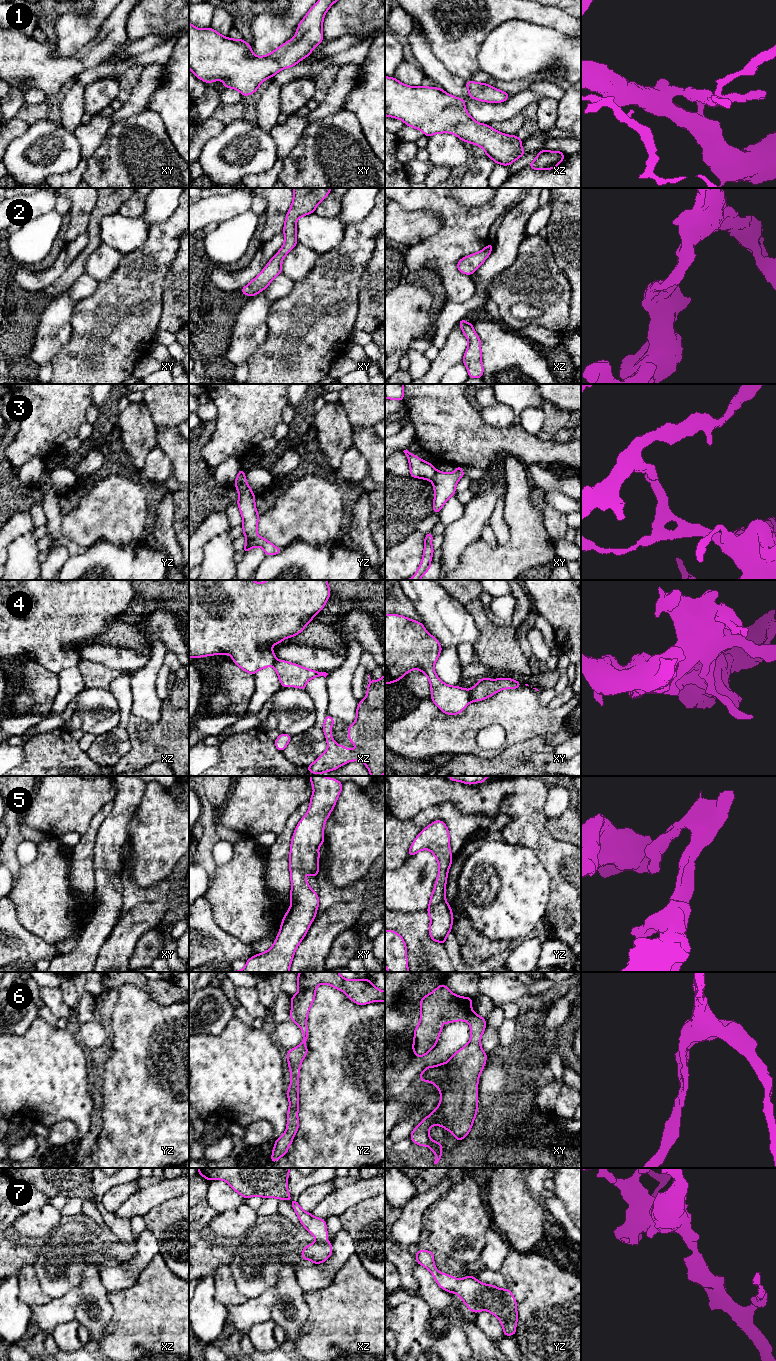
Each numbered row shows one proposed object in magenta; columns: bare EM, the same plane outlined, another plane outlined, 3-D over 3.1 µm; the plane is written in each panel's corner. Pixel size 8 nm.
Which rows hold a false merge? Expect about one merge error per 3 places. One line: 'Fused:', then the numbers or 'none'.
Fused: 3, 4

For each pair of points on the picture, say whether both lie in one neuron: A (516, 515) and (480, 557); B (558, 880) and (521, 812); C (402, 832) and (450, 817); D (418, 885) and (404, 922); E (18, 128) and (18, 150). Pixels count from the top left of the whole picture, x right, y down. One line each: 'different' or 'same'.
A: same
B: same
C: same
D: different
E: different

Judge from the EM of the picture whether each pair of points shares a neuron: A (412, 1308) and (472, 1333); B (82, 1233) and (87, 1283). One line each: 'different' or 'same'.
A: different
B: different

